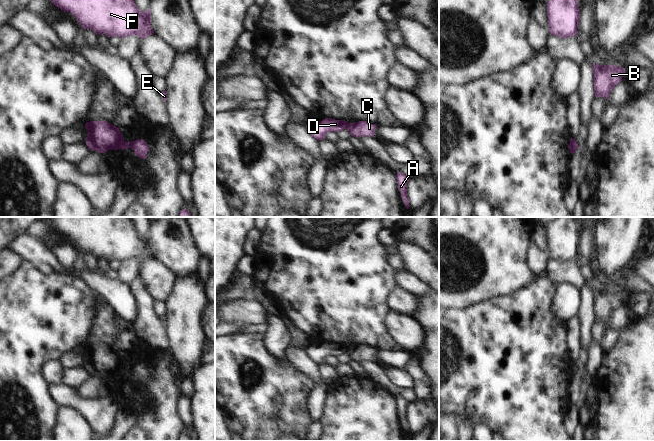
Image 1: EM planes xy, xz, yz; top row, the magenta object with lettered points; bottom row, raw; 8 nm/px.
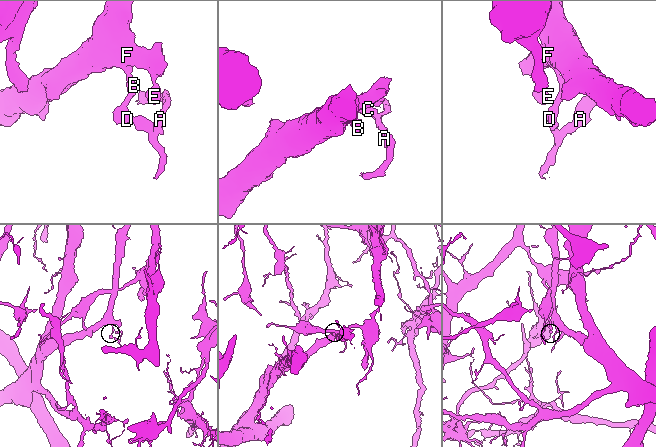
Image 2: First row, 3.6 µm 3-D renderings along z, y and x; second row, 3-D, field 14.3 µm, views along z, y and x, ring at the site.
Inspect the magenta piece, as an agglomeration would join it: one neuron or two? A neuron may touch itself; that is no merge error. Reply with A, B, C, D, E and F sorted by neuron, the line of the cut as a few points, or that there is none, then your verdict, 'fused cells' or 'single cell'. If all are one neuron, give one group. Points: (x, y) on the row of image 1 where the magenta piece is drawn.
A C / B D E F | xy (124, 142), (122, 148) | fused cells

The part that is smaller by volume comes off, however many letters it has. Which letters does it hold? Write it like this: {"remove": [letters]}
{"remove": ["A", "C"]}

